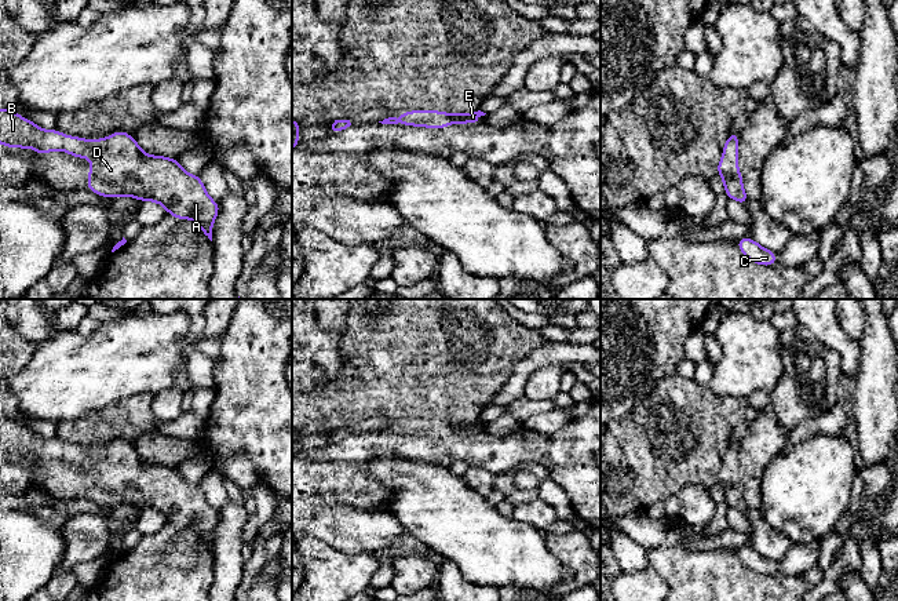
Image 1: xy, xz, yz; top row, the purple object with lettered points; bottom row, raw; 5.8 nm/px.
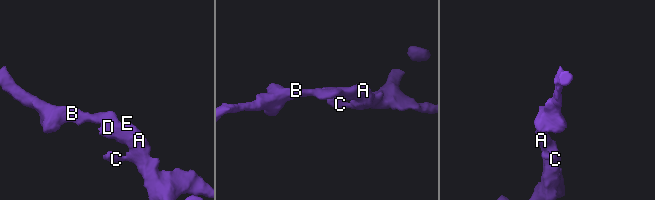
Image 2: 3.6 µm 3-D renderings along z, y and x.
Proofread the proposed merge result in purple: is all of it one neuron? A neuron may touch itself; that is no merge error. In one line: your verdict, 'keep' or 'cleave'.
keep

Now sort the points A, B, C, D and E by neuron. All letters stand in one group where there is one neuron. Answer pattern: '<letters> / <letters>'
A B C D E

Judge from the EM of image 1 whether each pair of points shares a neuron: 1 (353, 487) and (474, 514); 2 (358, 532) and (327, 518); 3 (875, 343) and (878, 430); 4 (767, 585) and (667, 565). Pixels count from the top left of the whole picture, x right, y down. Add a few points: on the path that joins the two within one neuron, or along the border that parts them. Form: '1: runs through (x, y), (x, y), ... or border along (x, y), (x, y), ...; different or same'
1: border along (369, 474), (390, 490), (391, 499), (386, 507); different
2: runs through (350, 530), (335, 525); same
3: runs through (878, 365), (878, 408); same
4: runs through (743, 585), (701, 585), (692, 576); same

